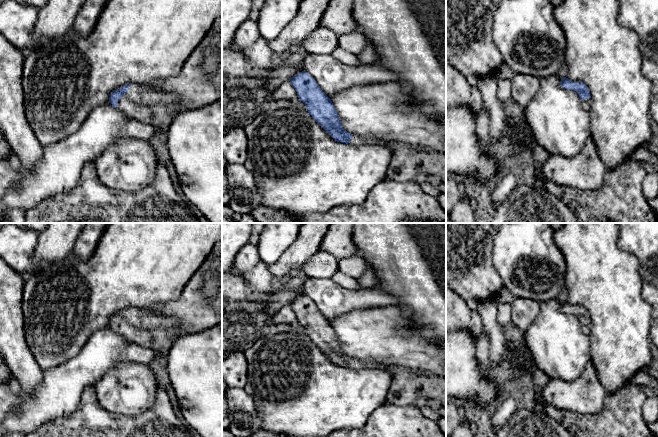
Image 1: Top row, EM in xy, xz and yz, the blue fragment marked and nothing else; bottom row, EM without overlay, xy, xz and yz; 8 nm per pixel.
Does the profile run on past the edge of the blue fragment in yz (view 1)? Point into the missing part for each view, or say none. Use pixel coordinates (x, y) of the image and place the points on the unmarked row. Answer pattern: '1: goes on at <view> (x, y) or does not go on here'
1: goes on at yz (586, 327)

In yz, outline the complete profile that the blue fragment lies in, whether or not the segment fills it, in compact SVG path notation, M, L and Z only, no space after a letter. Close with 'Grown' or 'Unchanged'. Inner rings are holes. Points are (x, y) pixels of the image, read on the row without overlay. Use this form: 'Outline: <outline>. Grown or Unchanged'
Outline: M566 301L562 302L560 305L561 311L567 314L576 315L579 319L582 330L585 334L589 335L591 331L591 320L588 311L581 305L572 305Z. Grown

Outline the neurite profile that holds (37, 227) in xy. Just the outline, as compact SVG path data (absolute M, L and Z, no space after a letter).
M0 223L0 228L6 224L14 224L22 229L33 230L39 234L46 229L49 223Z

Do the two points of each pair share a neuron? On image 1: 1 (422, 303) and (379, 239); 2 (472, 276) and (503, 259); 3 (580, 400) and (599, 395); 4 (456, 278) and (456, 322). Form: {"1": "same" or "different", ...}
{"1": "same", "2": "different", "3": "same", "4": "different"}

